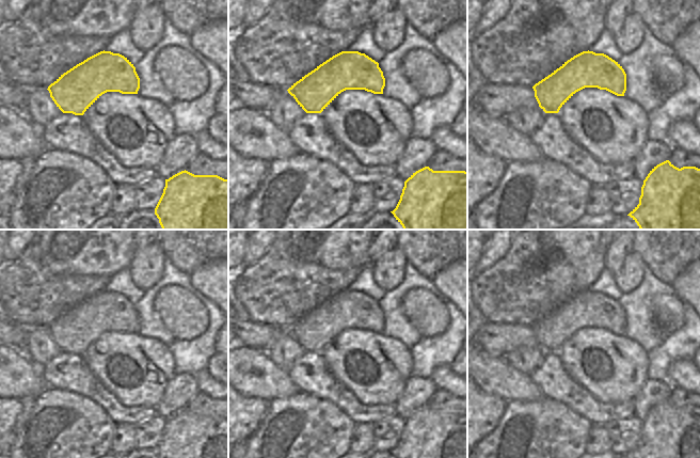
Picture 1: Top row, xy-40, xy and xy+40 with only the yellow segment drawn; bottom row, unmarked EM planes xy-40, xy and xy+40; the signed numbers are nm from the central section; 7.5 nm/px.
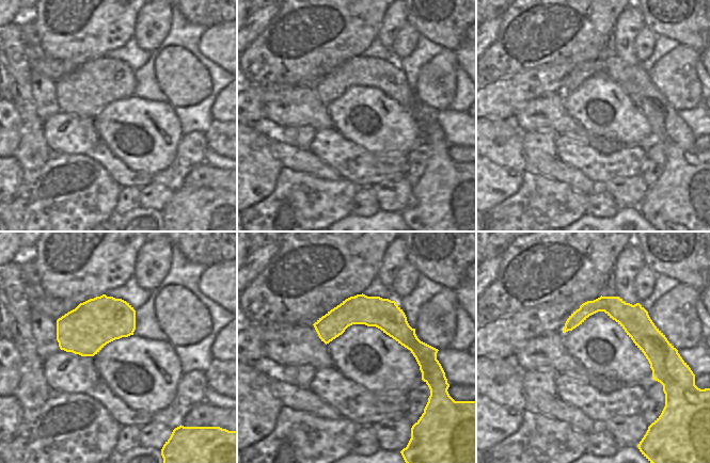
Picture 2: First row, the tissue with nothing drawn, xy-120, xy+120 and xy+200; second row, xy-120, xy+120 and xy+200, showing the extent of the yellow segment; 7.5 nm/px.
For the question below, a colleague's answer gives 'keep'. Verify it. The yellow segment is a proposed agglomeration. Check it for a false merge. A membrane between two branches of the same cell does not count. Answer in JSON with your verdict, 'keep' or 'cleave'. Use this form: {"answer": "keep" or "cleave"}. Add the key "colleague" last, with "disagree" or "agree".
{"answer": "keep", "colleague": "agree"}

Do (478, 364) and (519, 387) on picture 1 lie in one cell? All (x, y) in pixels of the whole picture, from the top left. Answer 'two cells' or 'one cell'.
one cell

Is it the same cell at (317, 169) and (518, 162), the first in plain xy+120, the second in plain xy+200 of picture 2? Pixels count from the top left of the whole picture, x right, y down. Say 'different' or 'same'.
different

